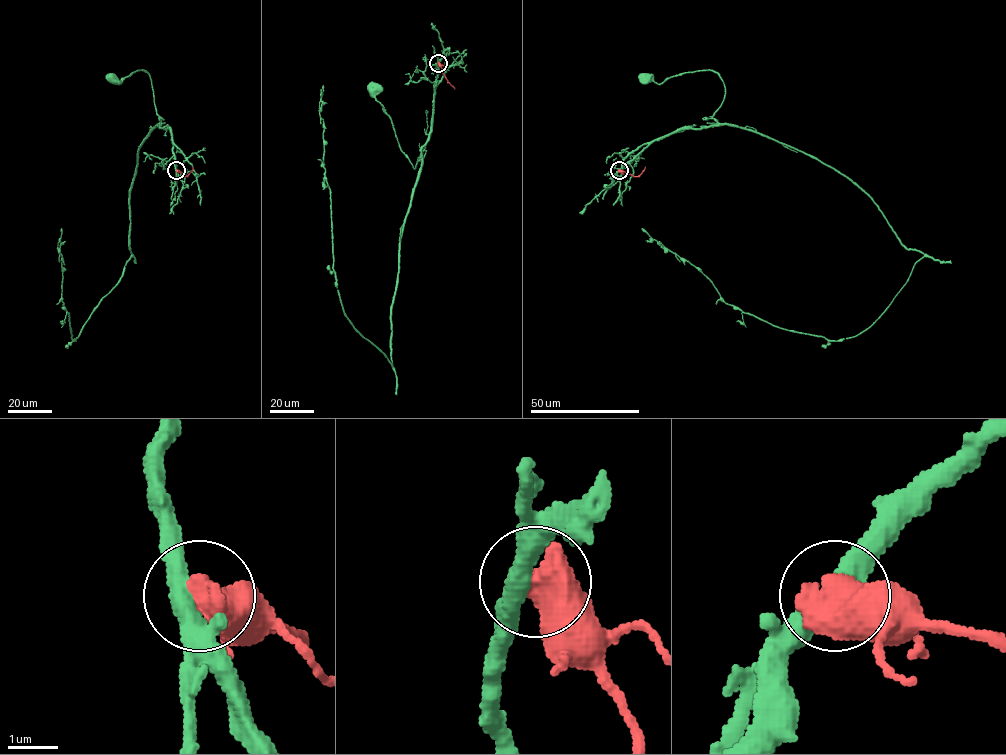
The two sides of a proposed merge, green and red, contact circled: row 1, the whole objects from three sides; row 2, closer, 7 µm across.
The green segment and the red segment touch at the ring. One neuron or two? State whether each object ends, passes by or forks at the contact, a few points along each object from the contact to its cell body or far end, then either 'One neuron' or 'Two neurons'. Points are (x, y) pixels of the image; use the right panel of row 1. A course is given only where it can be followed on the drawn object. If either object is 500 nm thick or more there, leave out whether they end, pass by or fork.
Course of green: (619, 170), (655, 140), (714, 126), (713, 115), (725, 94), (721, 78), (710, 70), (660, 83), (646, 77). Course of red: (619, 170), (638, 176), (645, 167). Two neurons

